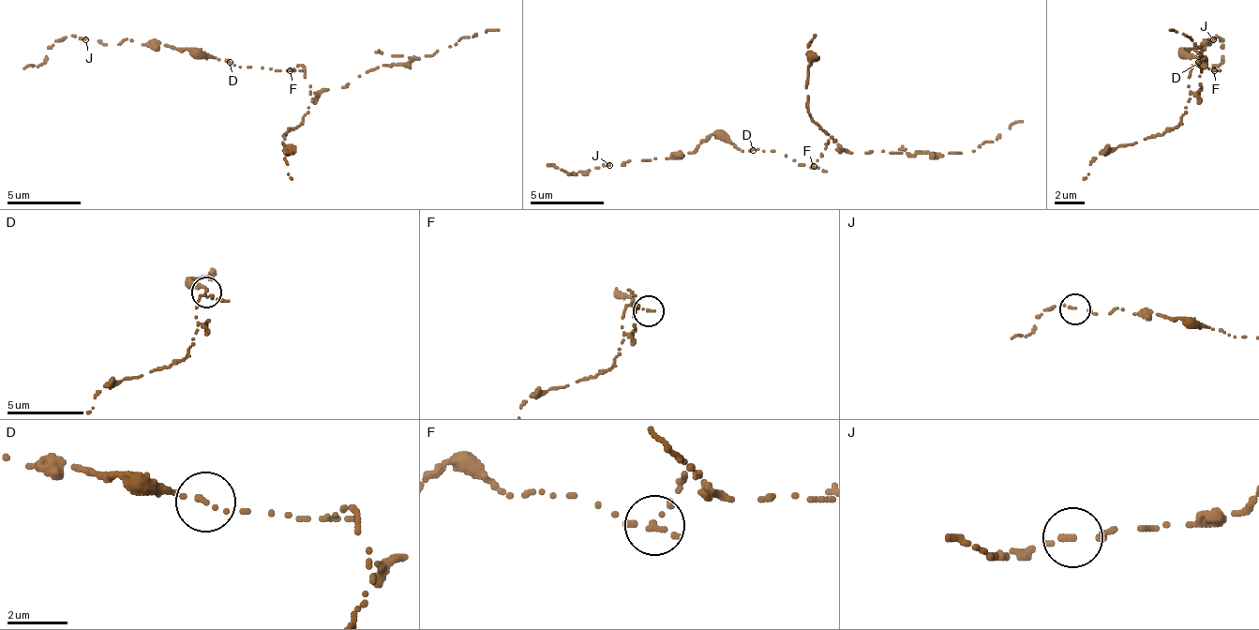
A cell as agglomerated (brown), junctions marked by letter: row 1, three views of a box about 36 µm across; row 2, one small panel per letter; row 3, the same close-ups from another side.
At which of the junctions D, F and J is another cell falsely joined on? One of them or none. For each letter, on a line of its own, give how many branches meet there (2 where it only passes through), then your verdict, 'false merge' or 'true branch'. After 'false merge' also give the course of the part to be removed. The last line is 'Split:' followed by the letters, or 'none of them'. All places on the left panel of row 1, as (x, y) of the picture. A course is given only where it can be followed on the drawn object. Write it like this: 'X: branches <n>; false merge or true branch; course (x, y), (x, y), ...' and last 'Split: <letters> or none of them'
D: branches 1; true branch
F: branches 1; false merge; course (289, 69), (304, 66), (304, 77), (315, 92), (344, 88), (370, 69), (407, 66), (470, 37), (500, 29)
J: branches 1; true branch
Split: F

